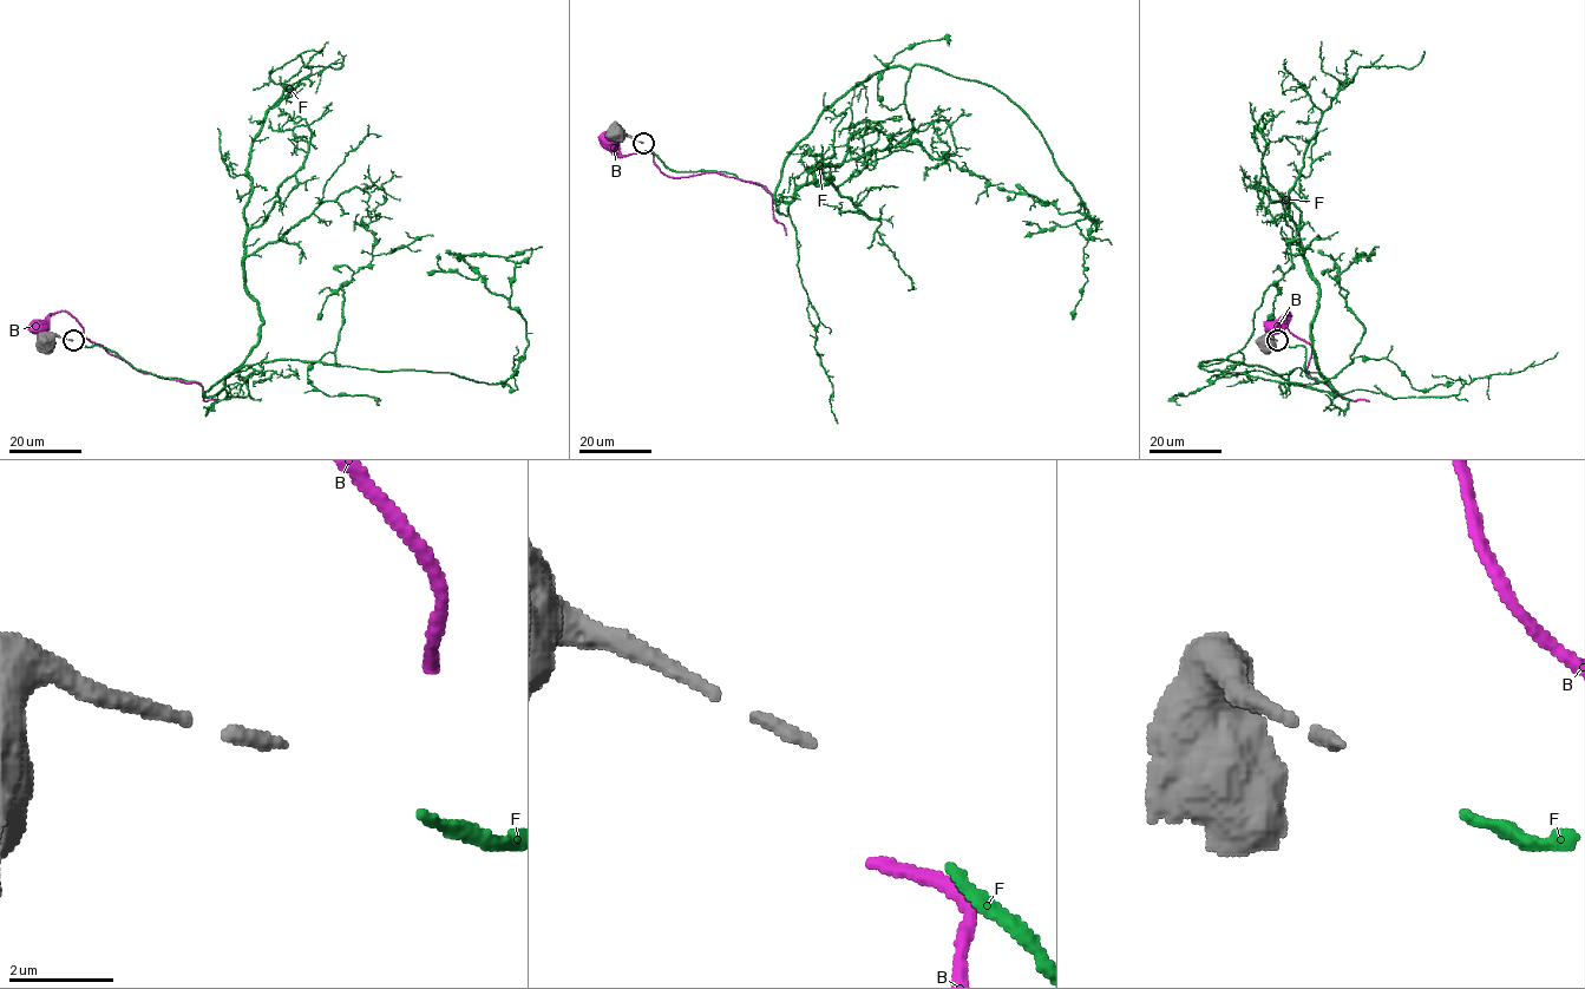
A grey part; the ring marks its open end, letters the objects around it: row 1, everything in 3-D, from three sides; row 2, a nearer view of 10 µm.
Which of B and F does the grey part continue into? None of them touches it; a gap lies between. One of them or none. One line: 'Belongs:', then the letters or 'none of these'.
Belongs: none of these

